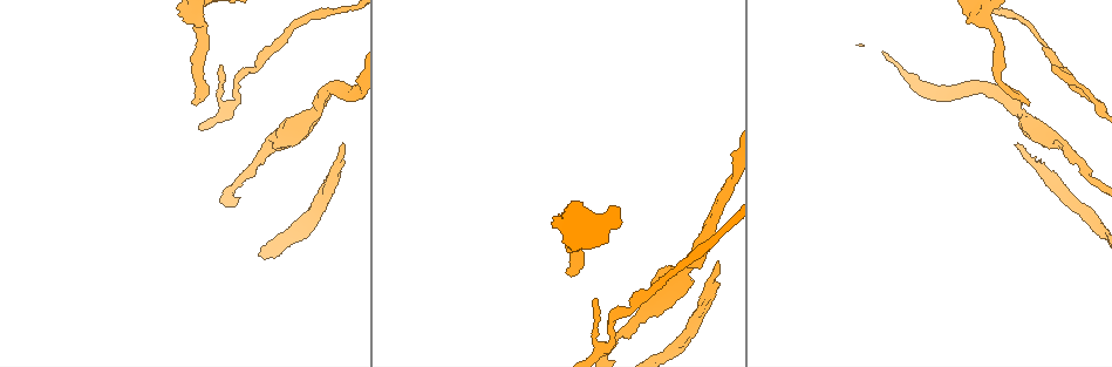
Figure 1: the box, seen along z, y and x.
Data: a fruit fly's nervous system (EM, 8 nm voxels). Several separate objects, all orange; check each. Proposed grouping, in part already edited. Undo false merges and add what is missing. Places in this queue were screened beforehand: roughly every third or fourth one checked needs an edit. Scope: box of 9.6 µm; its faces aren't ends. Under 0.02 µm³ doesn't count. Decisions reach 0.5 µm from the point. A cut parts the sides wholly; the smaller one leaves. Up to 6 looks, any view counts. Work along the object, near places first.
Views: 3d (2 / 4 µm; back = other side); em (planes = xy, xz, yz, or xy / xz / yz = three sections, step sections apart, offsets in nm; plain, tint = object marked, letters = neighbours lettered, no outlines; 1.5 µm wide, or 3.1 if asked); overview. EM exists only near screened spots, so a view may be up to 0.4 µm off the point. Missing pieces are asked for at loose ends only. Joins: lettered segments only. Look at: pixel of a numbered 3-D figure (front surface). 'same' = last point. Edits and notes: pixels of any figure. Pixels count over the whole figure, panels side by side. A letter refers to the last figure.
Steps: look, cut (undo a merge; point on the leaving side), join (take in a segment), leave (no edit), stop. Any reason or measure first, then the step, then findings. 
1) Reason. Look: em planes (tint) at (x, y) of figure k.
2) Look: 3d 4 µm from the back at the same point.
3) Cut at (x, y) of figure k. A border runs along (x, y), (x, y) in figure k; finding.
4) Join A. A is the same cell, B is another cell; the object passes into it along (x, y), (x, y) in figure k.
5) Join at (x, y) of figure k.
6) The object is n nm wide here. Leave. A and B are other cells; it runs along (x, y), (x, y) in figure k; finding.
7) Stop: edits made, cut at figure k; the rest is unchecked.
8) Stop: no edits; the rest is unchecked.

An open end. Look: 3d 4 µm at (1051, 68) of figure 1.

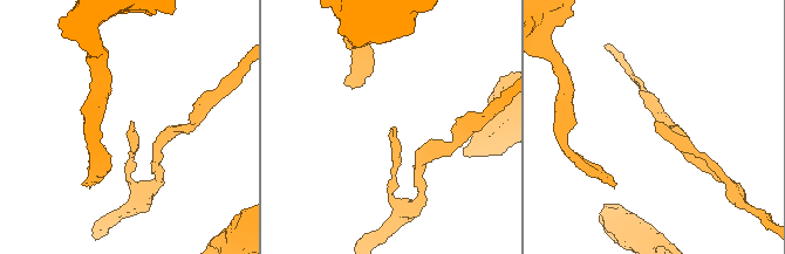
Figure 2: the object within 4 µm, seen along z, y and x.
Look: em yz step 8 (tint) at (657, 122) of figure 2.

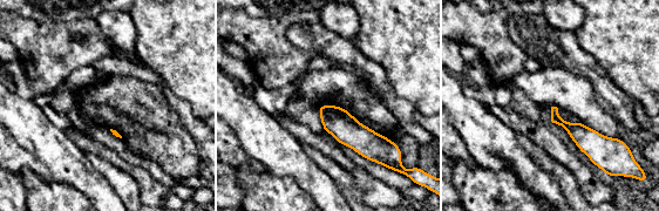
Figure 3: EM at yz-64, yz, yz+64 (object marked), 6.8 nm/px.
Look: em xy step 4 (letters) at the same point.

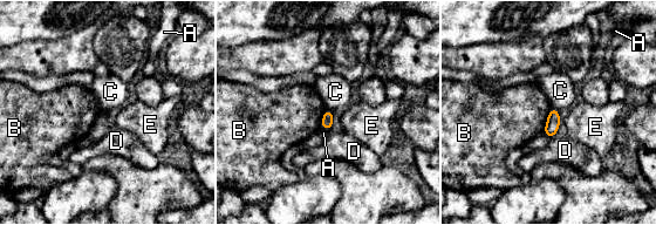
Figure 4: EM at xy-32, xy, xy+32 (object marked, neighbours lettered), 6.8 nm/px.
Leave. A, B, C, D and E are other cells; a border runs along (326, 108), (333, 113) in figure 4; no lettered segment goes on from it.

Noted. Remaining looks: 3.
Sudden change in width. Look: em planes (tint) at (657, 302) of figure 1.

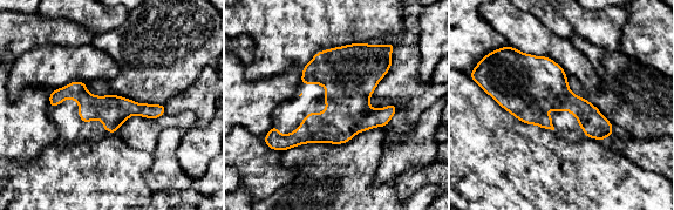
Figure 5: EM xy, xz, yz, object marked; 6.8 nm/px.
What lies round it. Look: em planes (letters) at the same point.

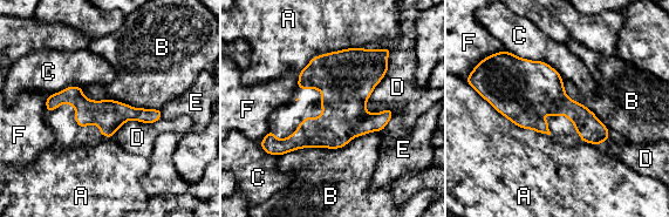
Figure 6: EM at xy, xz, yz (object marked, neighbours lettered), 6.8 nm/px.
Leave. A, B, C, D, E and F are other cells; a border runs along (380, 131), (279, 156) in figure 6; continuous, no second cell.

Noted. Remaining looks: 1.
Stop: no edits; the rest is unchecked.

